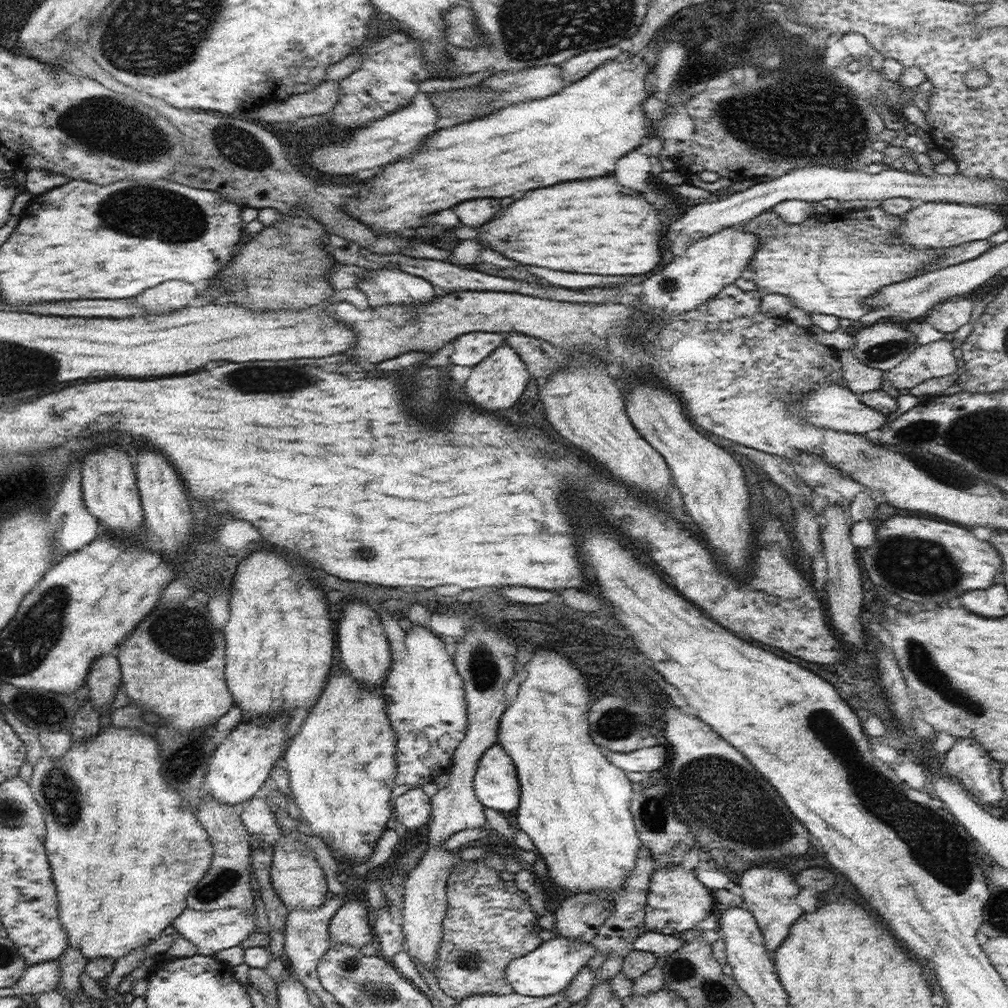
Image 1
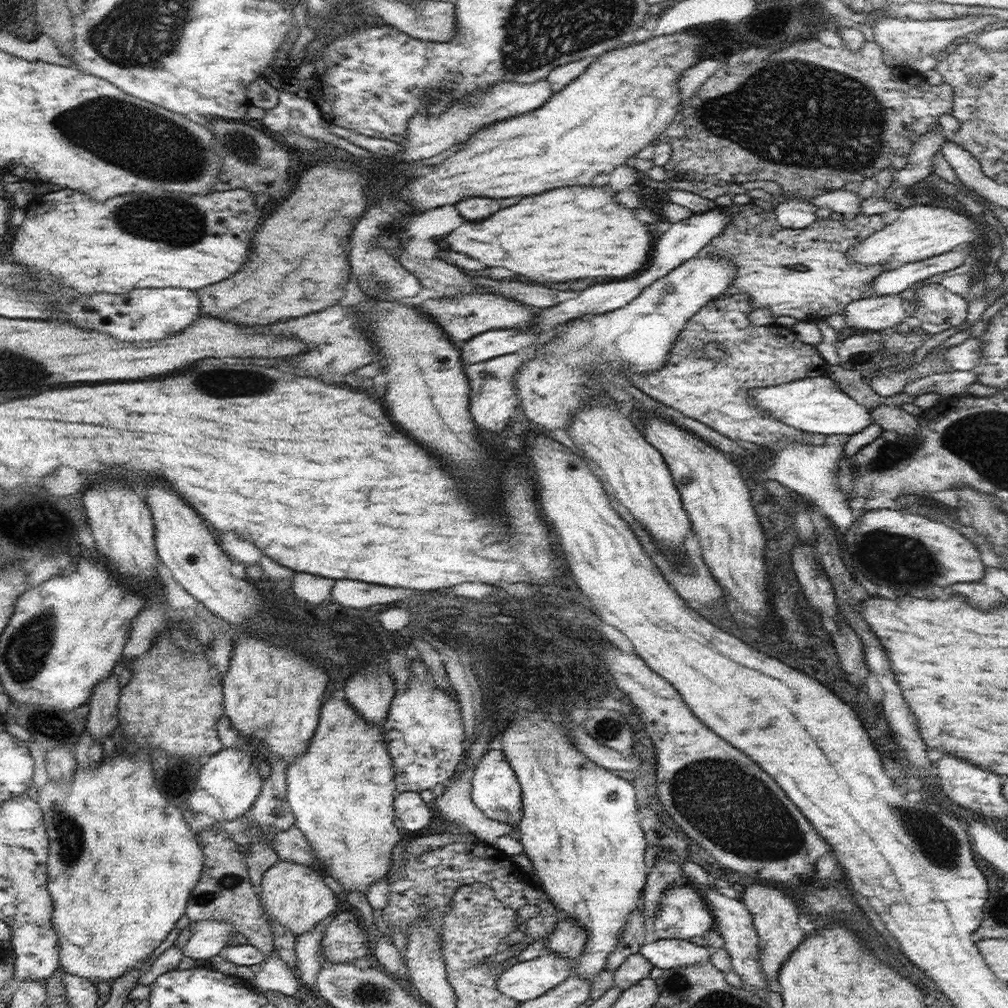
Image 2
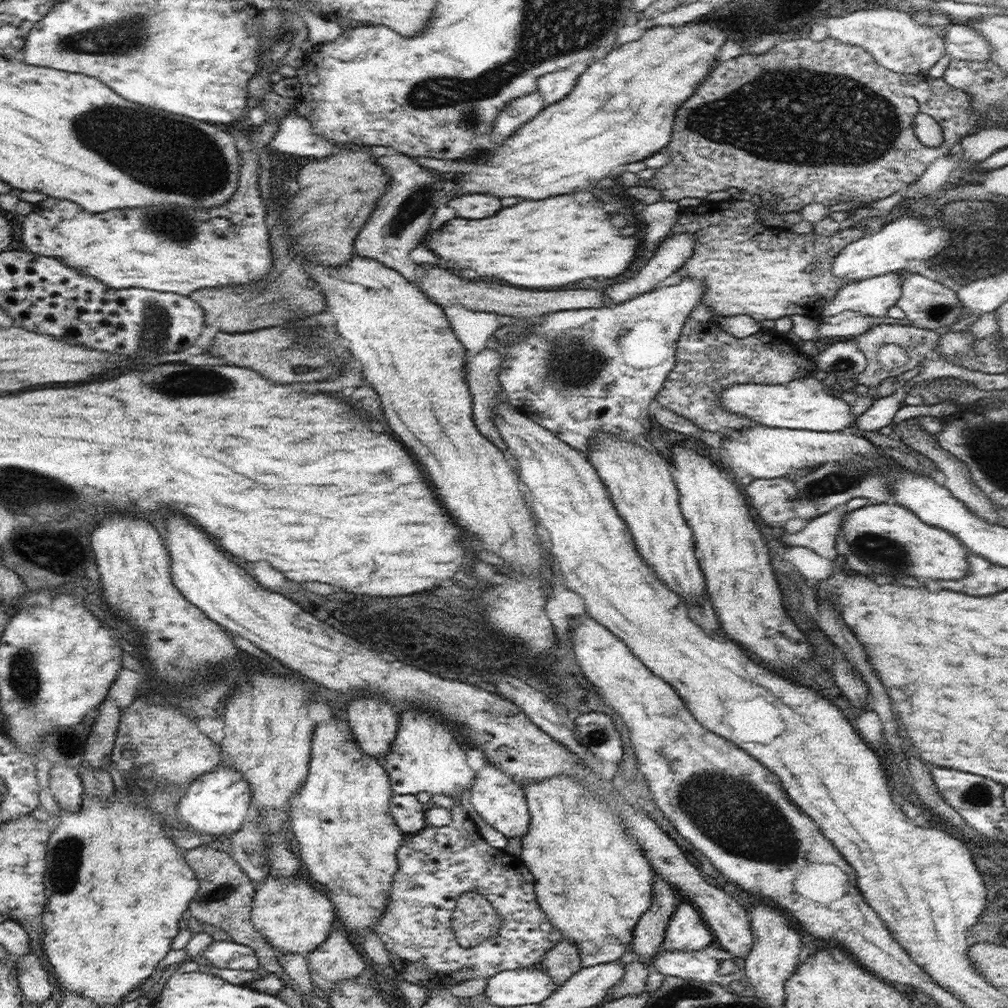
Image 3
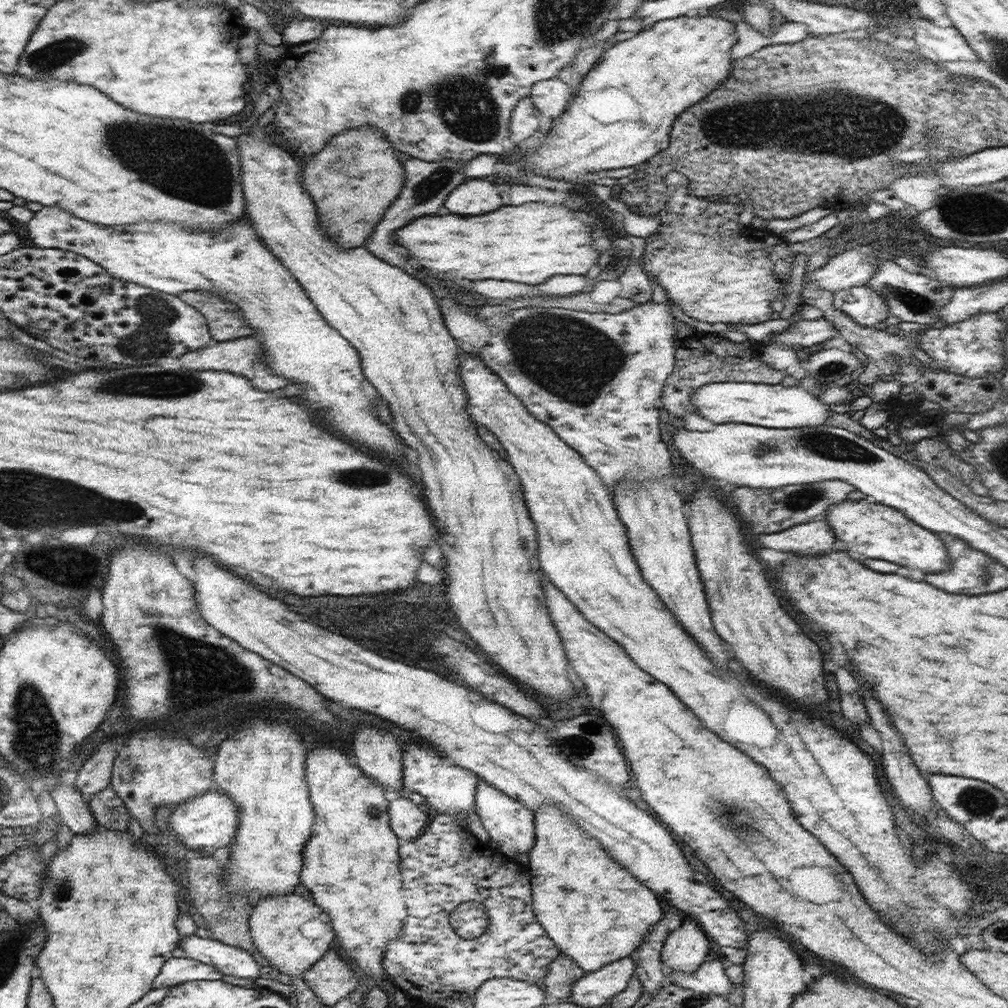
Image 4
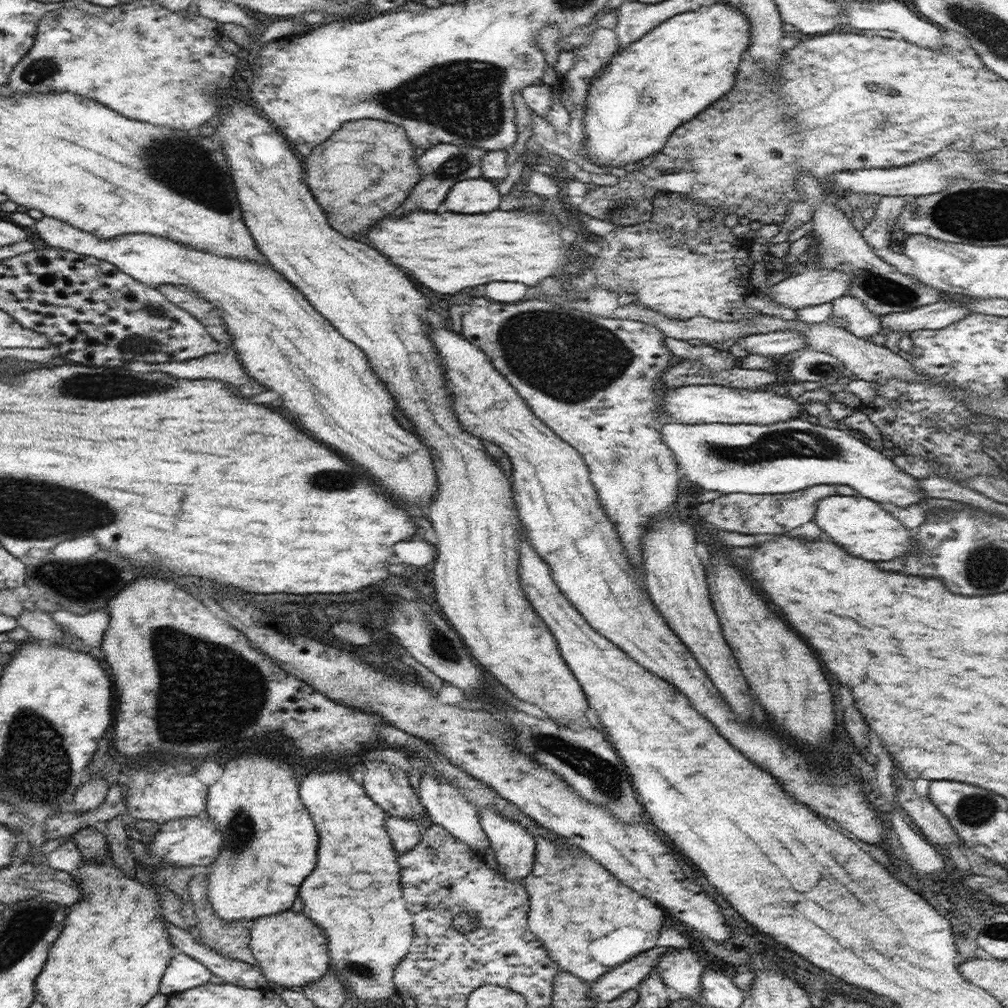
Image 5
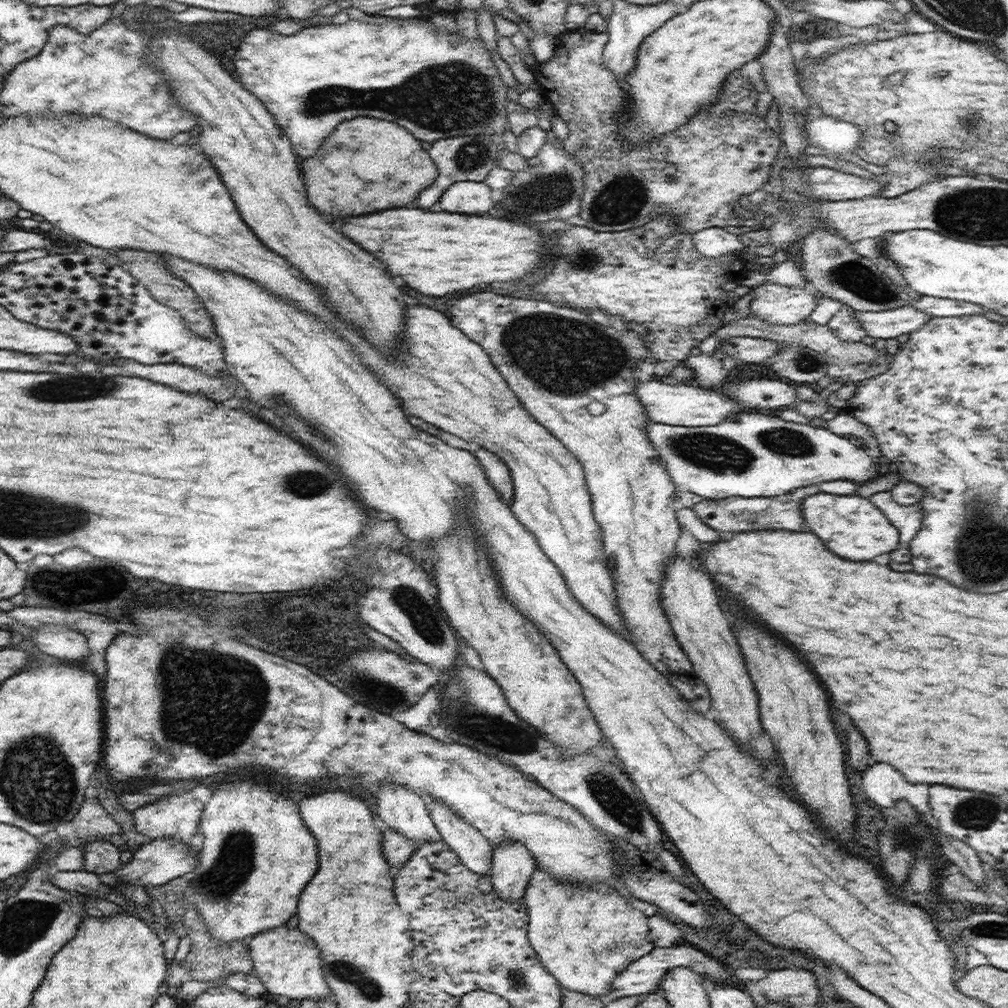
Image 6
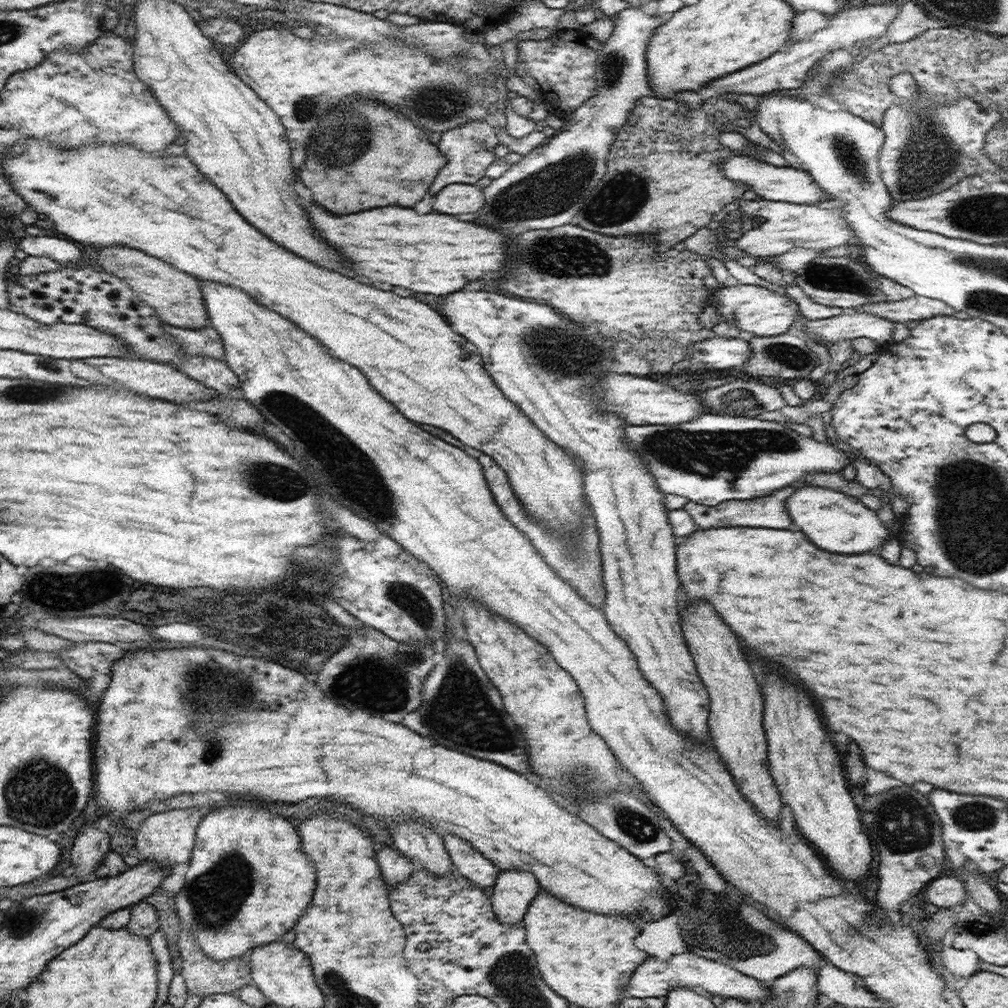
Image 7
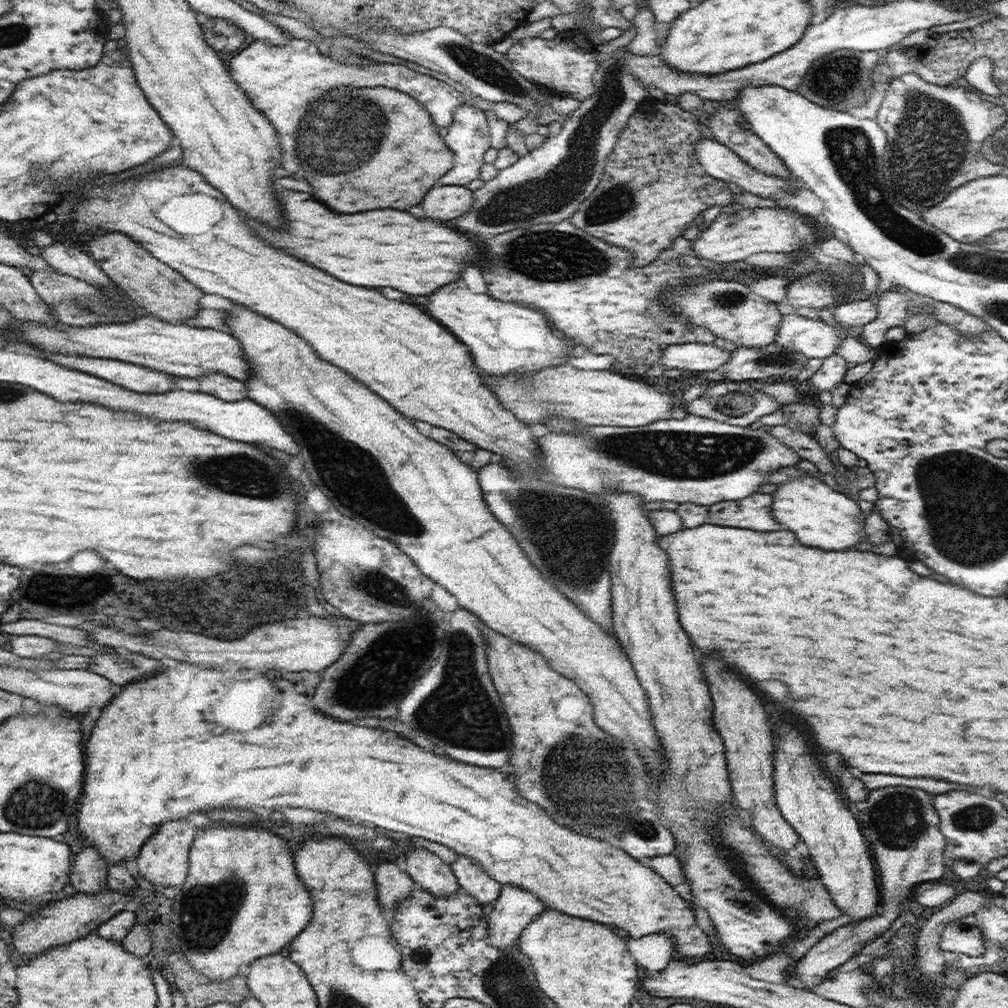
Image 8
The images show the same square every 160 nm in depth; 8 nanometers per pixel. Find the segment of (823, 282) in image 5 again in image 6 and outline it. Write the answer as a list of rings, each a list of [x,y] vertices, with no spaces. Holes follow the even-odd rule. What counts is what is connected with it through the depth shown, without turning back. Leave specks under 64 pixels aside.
[[[807,282],[788,285],[764,283],[754,288],[750,312],[752,316],[772,324],[798,324],[802,320],[809,319],[820,297],[822,297],[821,294]]]

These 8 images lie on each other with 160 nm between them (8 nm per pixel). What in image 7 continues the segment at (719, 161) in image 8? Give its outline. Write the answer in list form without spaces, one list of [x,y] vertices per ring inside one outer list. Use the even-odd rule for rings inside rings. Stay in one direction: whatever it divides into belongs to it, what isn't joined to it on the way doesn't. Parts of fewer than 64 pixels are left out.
[[[732,155],[721,164],[721,170],[726,178],[747,184],[756,195],[760,195],[766,201],[790,202],[800,205],[830,202],[828,193],[824,193],[813,176],[810,176],[805,170],[798,170],[790,165],[778,167],[765,161],[759,161],[750,155]]]

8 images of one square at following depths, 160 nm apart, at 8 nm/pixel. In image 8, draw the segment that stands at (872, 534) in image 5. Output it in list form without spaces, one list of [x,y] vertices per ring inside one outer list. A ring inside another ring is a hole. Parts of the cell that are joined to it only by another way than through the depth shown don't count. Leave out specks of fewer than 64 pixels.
[[[812,475],[796,478],[786,484],[780,484],[774,492],[772,514],[778,524],[784,524],[796,534],[802,544],[822,546],[824,550],[846,550],[862,540],[864,536],[864,512],[859,504],[850,500],[848,495],[840,494],[828,484]]]

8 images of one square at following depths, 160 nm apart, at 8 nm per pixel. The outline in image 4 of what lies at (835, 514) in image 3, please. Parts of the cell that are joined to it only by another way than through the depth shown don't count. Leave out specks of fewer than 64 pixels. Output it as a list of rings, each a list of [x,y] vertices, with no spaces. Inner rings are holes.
[[[826,520],[806,522],[791,526],[778,534],[758,536],[760,544],[766,548],[782,552],[800,552],[800,554],[824,554],[834,544],[834,532]]]

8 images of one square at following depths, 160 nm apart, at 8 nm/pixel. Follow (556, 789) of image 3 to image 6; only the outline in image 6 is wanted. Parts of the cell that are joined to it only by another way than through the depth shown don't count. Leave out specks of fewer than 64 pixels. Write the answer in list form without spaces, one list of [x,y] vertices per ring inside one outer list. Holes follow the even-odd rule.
[[[537,866],[523,899],[528,915],[527,937],[536,951],[542,966],[558,981],[564,989],[583,992],[590,996],[603,998],[610,992],[612,981],[635,960],[648,954],[655,946],[649,938],[648,919],[636,910],[624,896],[606,884],[594,884],[592,888],[572,886],[560,882],[554,876],[542,872]]]

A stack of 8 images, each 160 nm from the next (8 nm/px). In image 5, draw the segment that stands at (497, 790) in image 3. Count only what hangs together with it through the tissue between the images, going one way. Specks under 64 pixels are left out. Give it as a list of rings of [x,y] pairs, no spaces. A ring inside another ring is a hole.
[[[493,808],[477,809],[479,824],[482,825],[484,832],[489,838],[489,848],[494,867],[505,876],[506,880],[523,880],[533,869],[535,859],[535,837],[526,828],[518,825],[514,819],[504,817]]]

